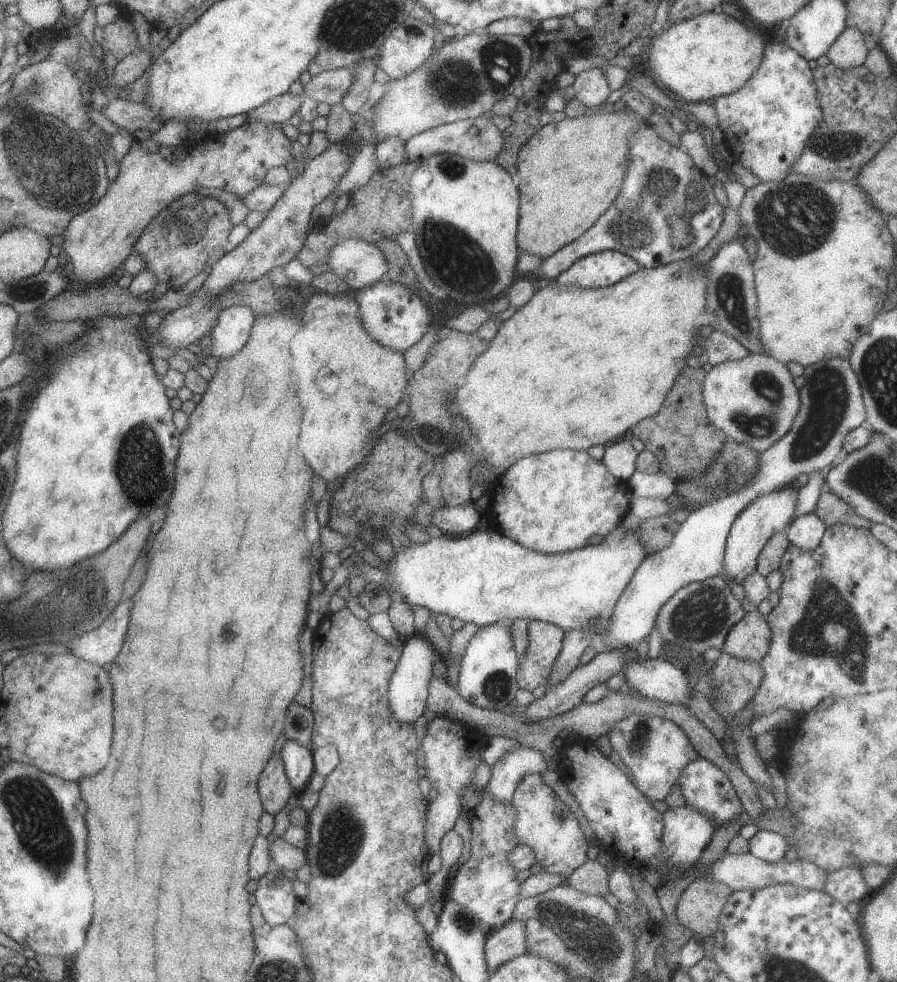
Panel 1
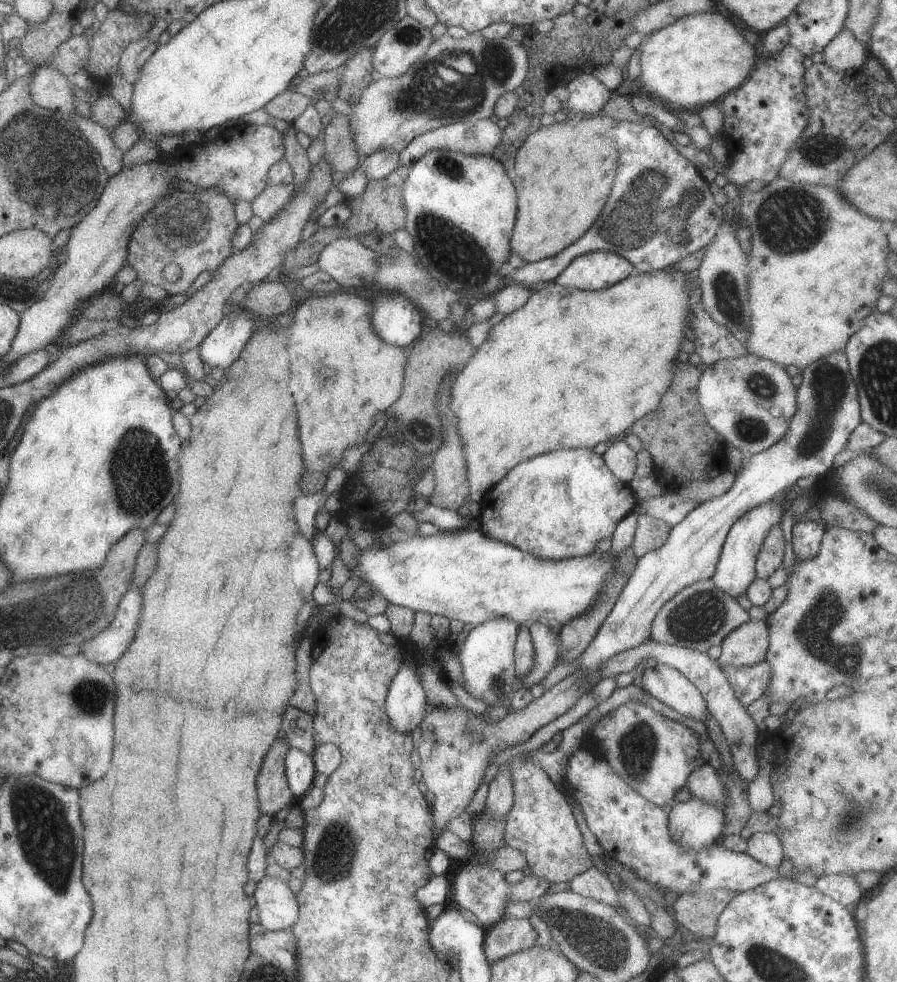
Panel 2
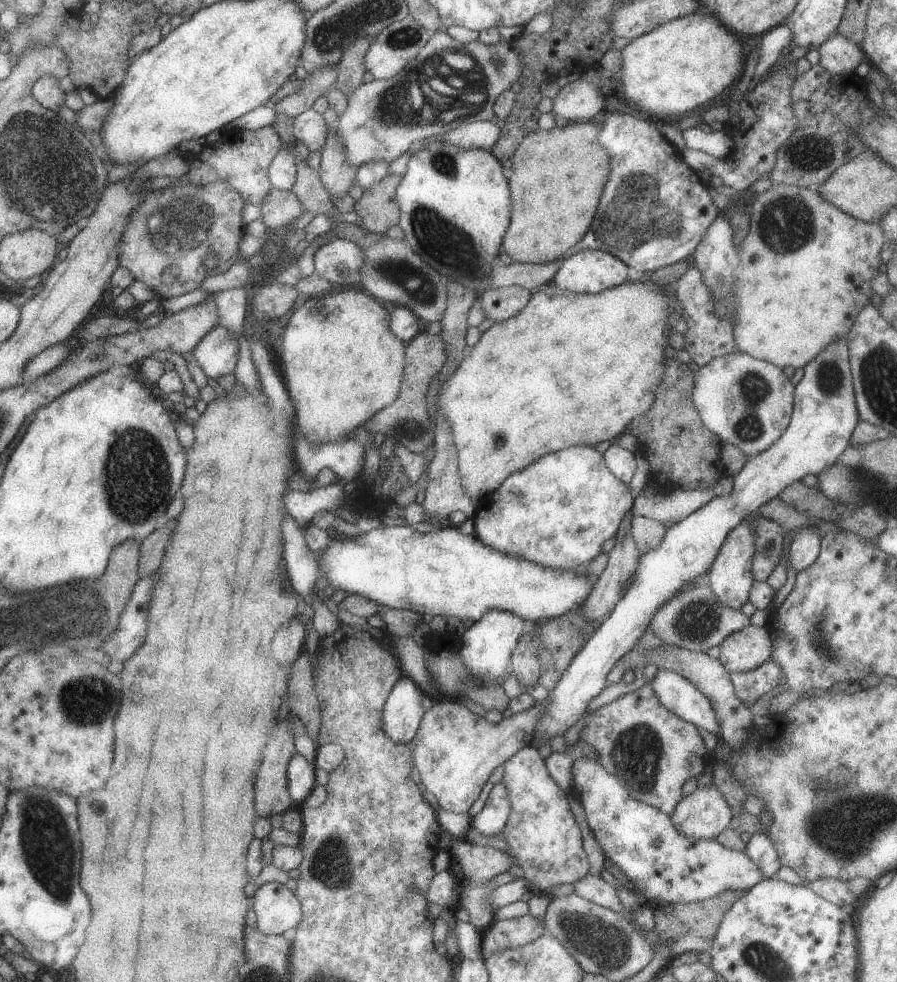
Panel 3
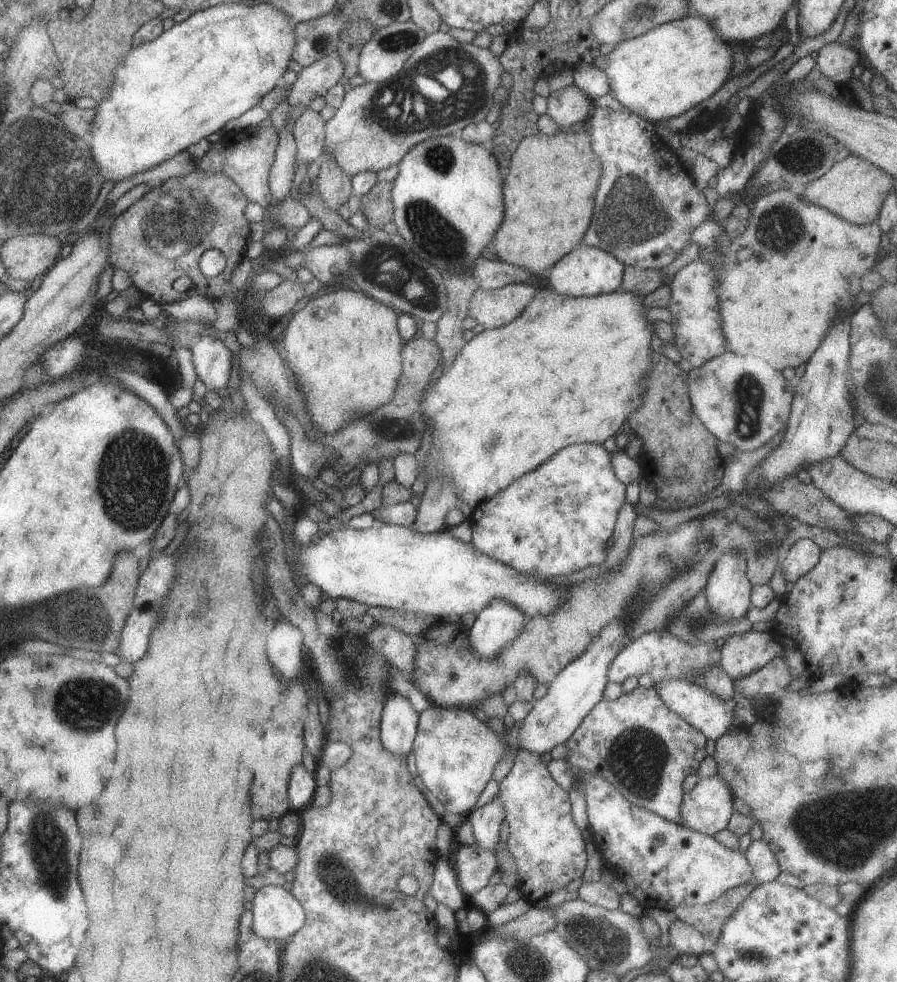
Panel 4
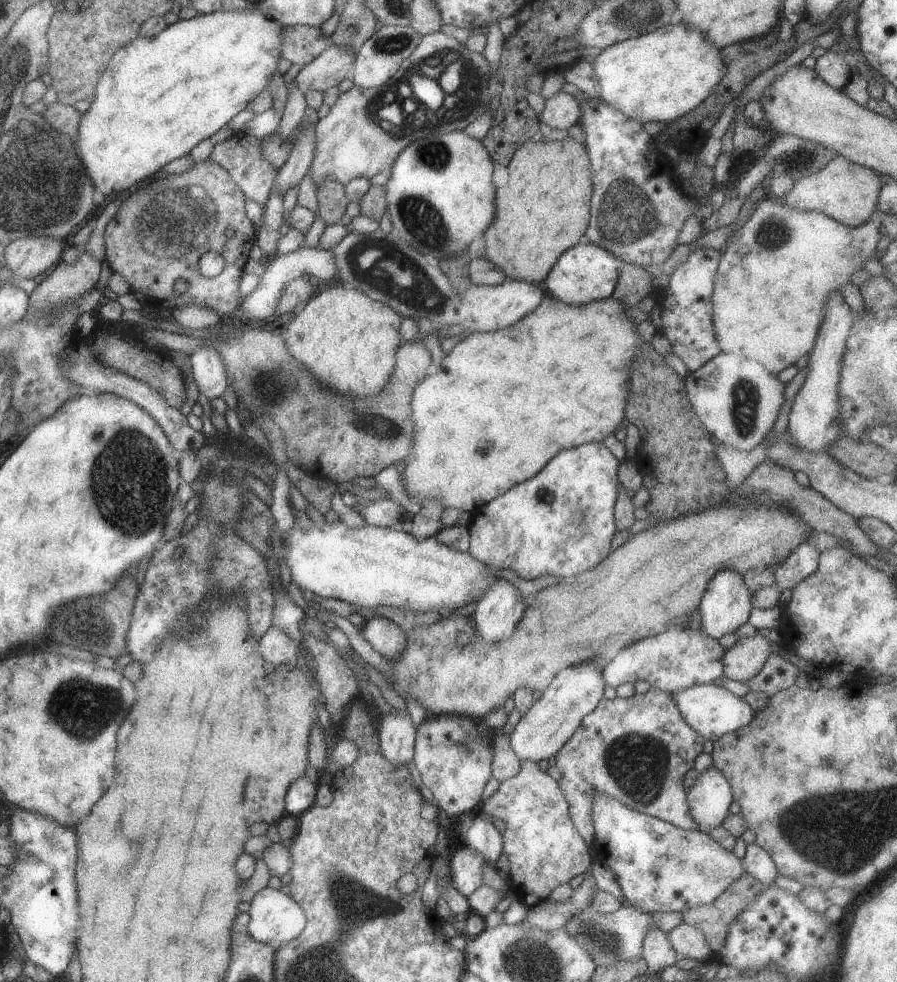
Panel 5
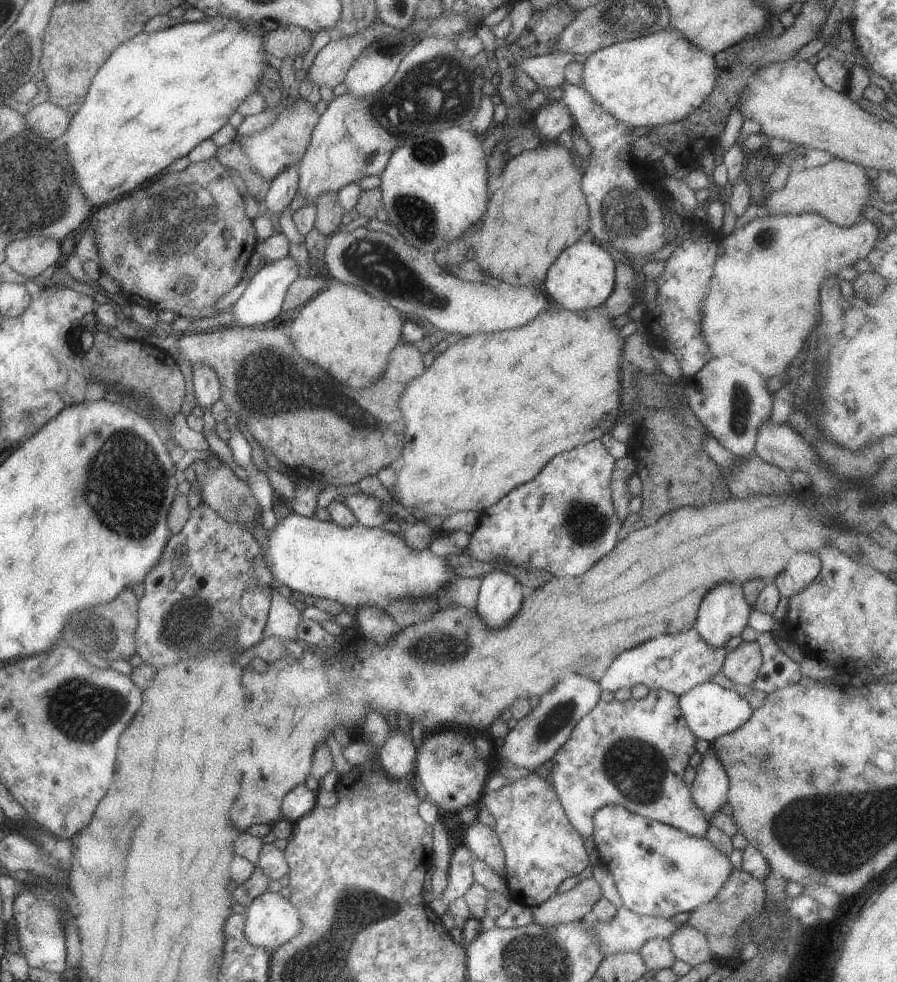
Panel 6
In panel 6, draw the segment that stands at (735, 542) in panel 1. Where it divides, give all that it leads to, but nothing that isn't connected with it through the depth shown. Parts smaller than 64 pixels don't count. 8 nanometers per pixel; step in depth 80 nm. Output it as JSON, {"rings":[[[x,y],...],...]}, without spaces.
{"rings":[[[721,582],[703,596],[693,627],[704,643],[713,648],[723,647],[729,638],[741,635],[751,609],[741,586]]]}

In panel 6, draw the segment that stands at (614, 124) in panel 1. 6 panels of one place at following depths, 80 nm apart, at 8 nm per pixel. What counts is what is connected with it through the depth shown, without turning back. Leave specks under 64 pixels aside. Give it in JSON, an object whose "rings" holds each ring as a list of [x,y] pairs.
{"rings":[[[555,140],[547,141],[535,148],[523,150],[523,152],[517,153],[513,158],[510,158],[505,162],[501,187],[496,189],[492,195],[489,196],[485,214],[480,222],[480,226],[483,224],[483,226],[481,226],[483,230],[481,230],[477,244],[474,244],[473,247],[471,246],[471,249],[475,251],[474,259],[477,261],[478,266],[481,267],[482,271],[490,274],[494,282],[501,281],[513,286],[528,285],[529,287],[541,288],[541,284],[546,277],[547,269],[551,266],[551,263],[557,258],[557,256],[559,256],[559,253],[569,245],[585,238],[590,222],[588,219],[588,206],[586,205],[585,195],[581,190],[582,170],[576,161],[576,152],[574,149],[575,147],[573,149],[568,149],[566,146],[559,144]]]}

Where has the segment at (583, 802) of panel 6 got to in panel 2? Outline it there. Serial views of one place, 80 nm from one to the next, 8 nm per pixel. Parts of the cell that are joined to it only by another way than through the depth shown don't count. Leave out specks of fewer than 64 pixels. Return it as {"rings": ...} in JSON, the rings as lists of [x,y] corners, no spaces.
{"rings":[[[626,702],[605,713],[589,733],[599,740],[610,767],[645,800],[669,809],[674,794],[685,784],[688,774],[705,763],[698,749],[698,740],[689,727],[674,722],[652,708]]]}

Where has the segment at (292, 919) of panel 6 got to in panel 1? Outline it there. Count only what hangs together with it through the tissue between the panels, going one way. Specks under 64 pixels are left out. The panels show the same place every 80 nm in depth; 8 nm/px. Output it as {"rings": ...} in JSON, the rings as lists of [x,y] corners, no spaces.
{"rings":[[[271,865],[265,876],[257,880],[255,902],[266,922],[271,926],[290,923],[295,912],[297,897],[292,893],[292,882]]]}

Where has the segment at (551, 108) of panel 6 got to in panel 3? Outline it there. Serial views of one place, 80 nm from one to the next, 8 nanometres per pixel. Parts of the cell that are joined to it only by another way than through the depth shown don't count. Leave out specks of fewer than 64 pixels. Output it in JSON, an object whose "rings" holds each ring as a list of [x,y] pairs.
{"rings":[[[579,77],[560,88],[552,104],[552,114],[565,118],[568,123],[597,119],[606,108],[607,92],[601,92],[595,85]]]}

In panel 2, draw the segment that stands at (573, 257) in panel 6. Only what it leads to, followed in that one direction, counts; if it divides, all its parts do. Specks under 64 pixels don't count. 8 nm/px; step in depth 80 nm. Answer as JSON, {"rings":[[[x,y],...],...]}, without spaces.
{"rings":[[[595,251],[576,256],[555,278],[565,288],[598,291],[628,277],[633,265],[614,252]]]}

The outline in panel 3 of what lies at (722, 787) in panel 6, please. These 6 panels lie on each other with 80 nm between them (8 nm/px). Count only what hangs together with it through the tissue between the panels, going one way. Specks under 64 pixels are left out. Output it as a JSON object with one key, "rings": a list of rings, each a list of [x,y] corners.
{"rings":[[[713,785],[711,787],[697,787],[689,796],[682,797],[670,814],[671,824],[678,833],[697,840],[715,839],[723,829],[728,828],[730,820],[729,806]]]}

